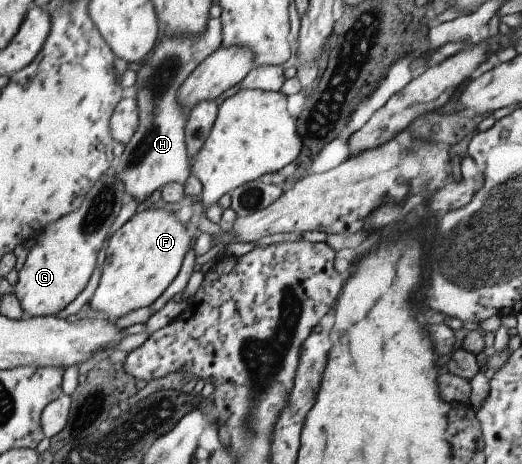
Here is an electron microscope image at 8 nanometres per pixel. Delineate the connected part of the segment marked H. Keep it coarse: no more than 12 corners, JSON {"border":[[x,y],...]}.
{"border":[[221,20],[164,37],[135,73],[137,129],[111,172],[142,202],[191,174],[176,91]]}

